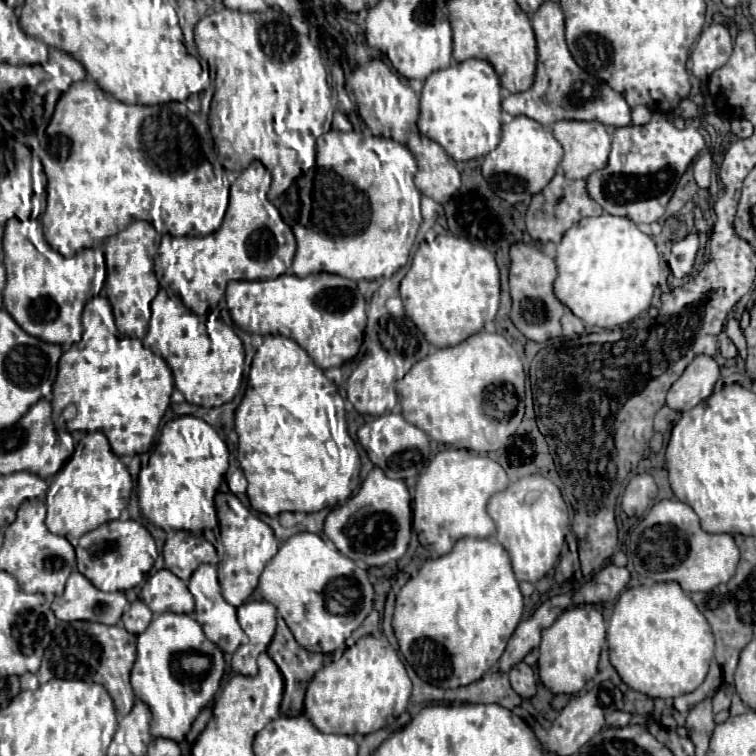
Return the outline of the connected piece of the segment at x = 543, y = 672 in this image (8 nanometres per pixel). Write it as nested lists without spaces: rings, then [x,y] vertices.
[[[573,607],[563,611],[559,619],[543,631],[539,647],[539,675],[543,685],[551,693],[577,693],[585,687],[589,679],[597,675],[599,653],[605,645],[605,621],[595,607]]]

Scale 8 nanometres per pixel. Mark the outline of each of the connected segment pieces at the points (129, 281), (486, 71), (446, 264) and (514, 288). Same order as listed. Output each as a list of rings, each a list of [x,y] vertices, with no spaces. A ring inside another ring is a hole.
[[[135,221],[125,231],[121,231],[119,235],[113,235],[111,239],[107,239],[105,245],[103,245],[105,263],[107,263],[105,291],[107,291],[107,297],[113,305],[115,323],[117,323],[117,329],[119,329],[121,335],[137,337],[137,339],[145,337],[147,321],[151,317],[149,305],[161,289],[154,271],[154,259],[158,254],[159,240],[160,236],[155,228],[151,227],[151,223]]]
[[[467,59],[431,73],[423,83],[417,127],[437,141],[455,161],[469,161],[491,153],[501,139],[501,85],[491,63]]]
[[[439,235],[430,243],[423,241],[413,257],[411,269],[401,281],[401,299],[407,317],[438,349],[461,343],[481,331],[488,320],[493,321],[499,309],[500,296],[500,272],[491,251],[457,235]]]
[[[515,243],[511,247],[511,269],[509,269],[509,287],[513,297],[511,319],[527,339],[533,339],[537,343],[561,335],[559,319],[563,315],[565,305],[553,295],[555,277],[557,277],[555,261],[543,255],[539,249],[527,243]]]

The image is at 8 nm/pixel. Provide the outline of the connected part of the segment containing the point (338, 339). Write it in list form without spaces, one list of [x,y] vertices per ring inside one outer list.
[[[285,273],[267,281],[231,281],[225,297],[239,329],[257,335],[291,337],[321,369],[339,367],[353,359],[363,343],[367,321],[365,297],[359,293],[357,283],[345,277],[315,273],[301,279],[293,273]]]

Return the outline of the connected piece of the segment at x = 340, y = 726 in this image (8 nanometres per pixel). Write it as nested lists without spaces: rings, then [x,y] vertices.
[[[361,637],[339,661],[325,665],[311,679],[305,697],[305,717],[323,733],[367,735],[391,725],[405,713],[411,697],[411,679],[385,637]]]

